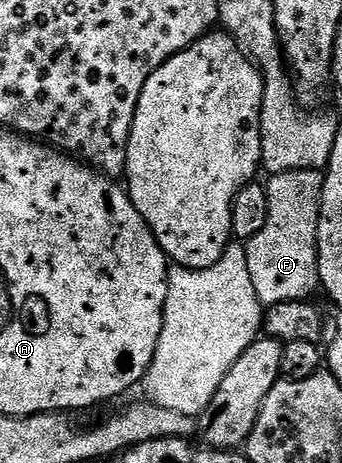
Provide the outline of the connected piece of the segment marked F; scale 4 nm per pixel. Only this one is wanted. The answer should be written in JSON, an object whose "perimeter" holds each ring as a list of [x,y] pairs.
{"perimeter":[[[293,170],[271,176],[266,181],[269,198],[269,218],[261,234],[246,241],[245,247],[249,258],[249,274],[253,277],[253,290],[265,306],[284,304],[285,302],[304,302],[312,299],[311,295],[320,291],[319,283],[319,203],[323,197],[324,173],[319,170]]]}

